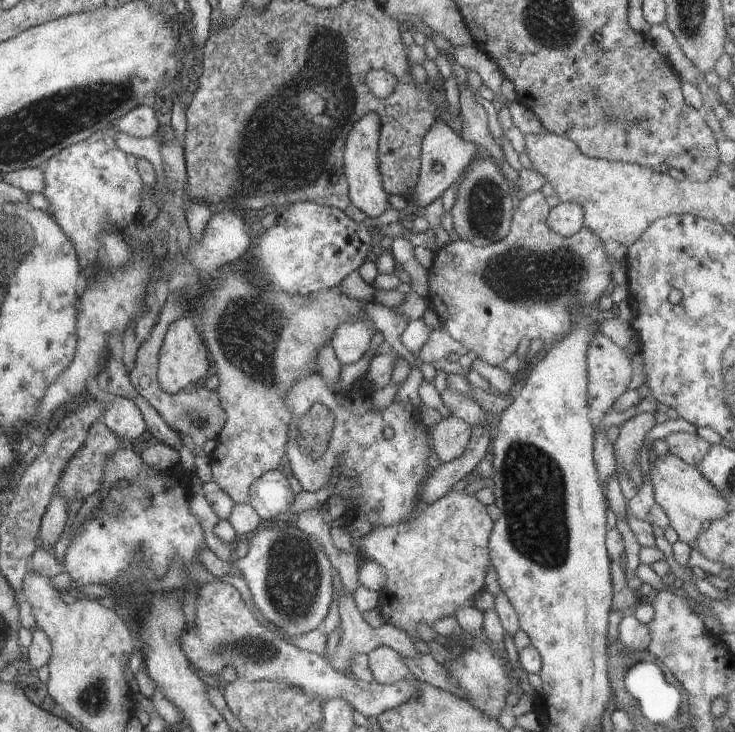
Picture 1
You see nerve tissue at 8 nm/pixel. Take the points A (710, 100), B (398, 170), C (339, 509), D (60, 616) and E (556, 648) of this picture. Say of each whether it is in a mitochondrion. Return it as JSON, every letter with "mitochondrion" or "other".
{"A":"other","B":"other","C":"other","D":"other","E":"other"}

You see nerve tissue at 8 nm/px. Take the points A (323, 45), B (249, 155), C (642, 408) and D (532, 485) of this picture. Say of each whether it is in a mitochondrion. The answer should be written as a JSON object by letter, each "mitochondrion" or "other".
{"A":"mitochondrion","B":"mitochondrion","C":"other","D":"mitochondrion"}

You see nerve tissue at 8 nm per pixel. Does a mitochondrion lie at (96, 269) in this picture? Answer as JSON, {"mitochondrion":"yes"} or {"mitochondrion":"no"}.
{"mitochondrion":"no"}

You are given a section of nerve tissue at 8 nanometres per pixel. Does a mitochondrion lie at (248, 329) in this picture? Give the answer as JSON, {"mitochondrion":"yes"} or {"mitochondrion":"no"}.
{"mitochondrion":"yes"}

